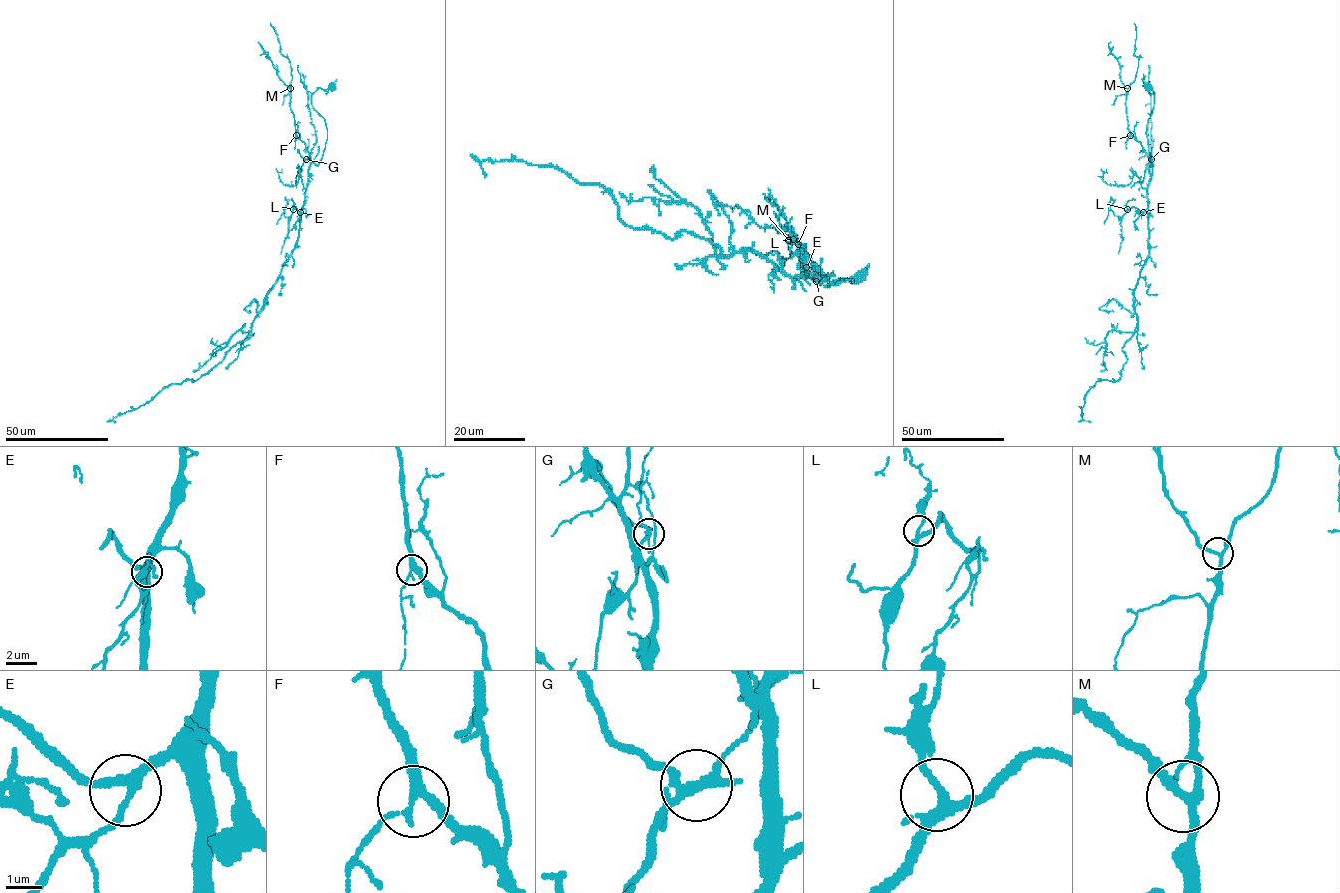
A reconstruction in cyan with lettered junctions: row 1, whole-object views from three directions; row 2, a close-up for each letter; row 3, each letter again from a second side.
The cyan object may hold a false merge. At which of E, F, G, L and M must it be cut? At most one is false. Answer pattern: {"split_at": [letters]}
{"split_at": ["G"]}

